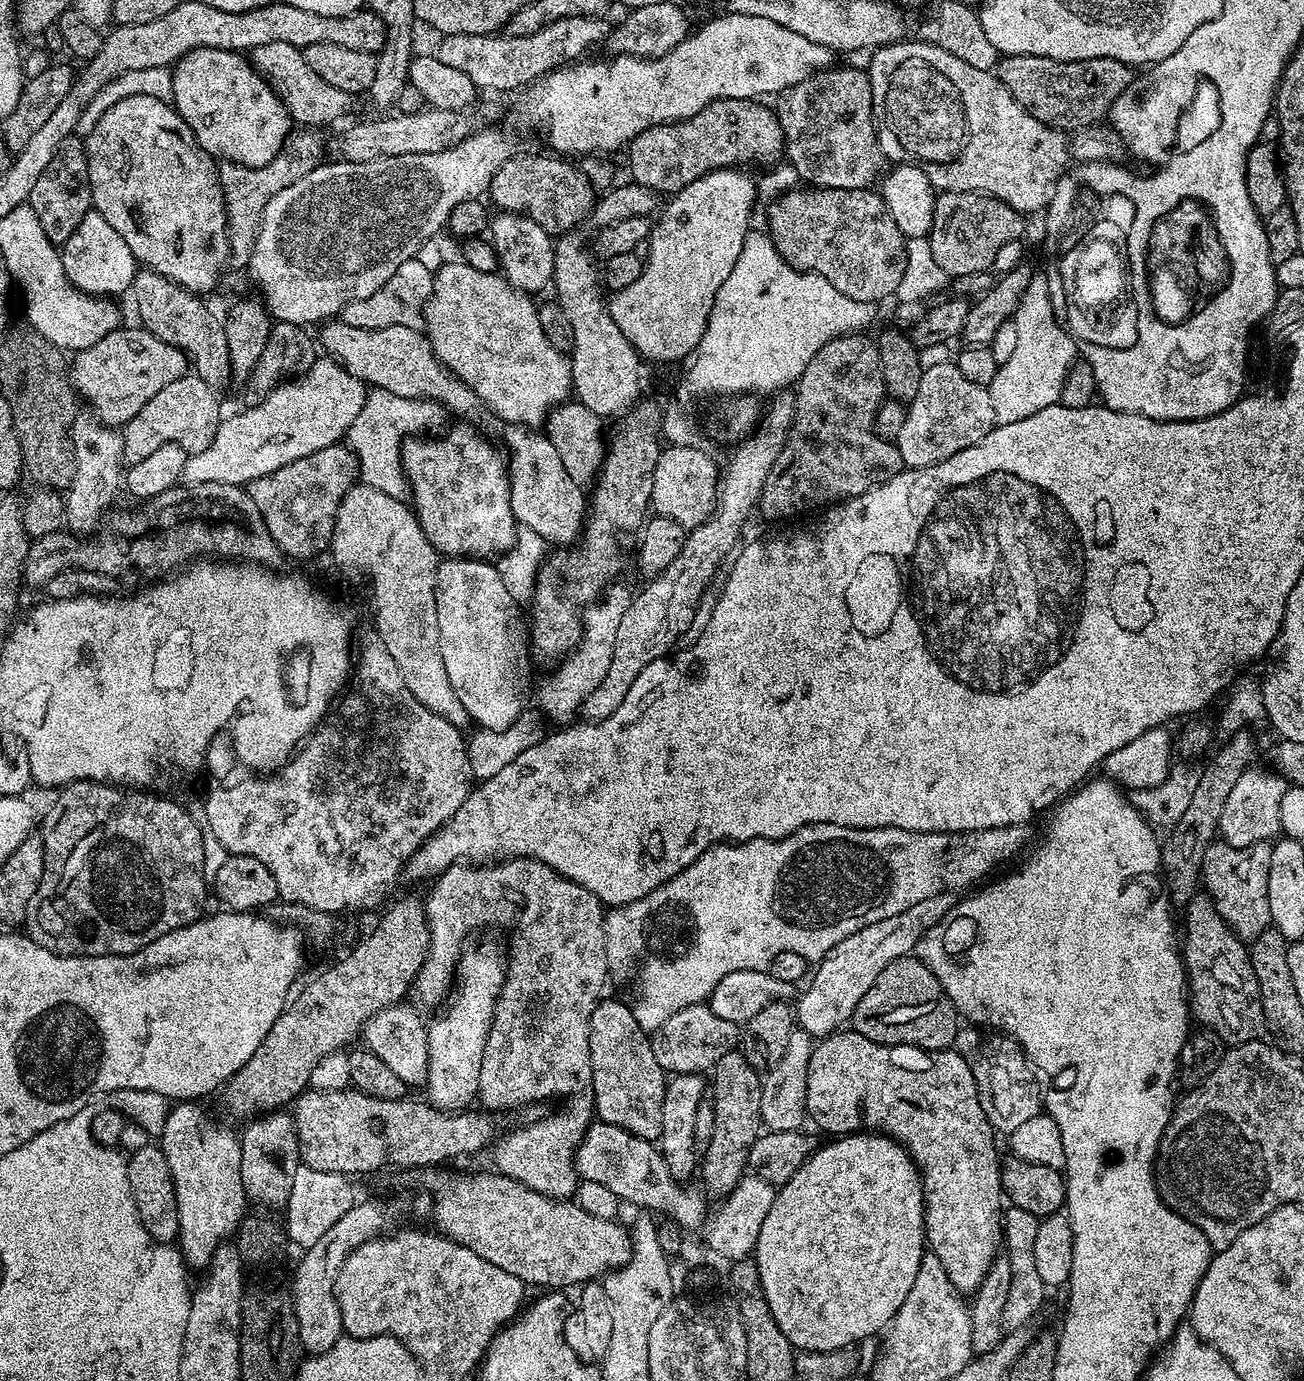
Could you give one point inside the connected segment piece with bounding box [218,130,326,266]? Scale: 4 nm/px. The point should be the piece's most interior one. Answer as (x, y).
(246, 190)

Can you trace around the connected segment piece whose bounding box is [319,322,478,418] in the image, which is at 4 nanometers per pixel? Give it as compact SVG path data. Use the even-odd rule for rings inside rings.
M328 322L320 330L320 340L328 351L325 353L365 385L390 390L390 394L398 394L402 398L444 403L454 415L460 416L456 418L468 418L464 416L478 408L474 390L436 361L427 335L420 328L355 328L343 322Z

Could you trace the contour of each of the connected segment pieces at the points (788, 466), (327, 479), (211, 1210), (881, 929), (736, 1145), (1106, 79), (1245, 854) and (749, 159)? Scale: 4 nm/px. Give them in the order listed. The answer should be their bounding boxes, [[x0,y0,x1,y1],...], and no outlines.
[[758,334,904,520],[246,443,358,560],[158,1102,250,1269],[794,891,957,1038],[698,1050,762,1198],[998,56,1133,130],[1202,842,1272,942],[626,100,784,194]]

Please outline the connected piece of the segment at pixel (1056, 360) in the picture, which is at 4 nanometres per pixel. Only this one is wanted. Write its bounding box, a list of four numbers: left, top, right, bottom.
[988,272,1077,426]

